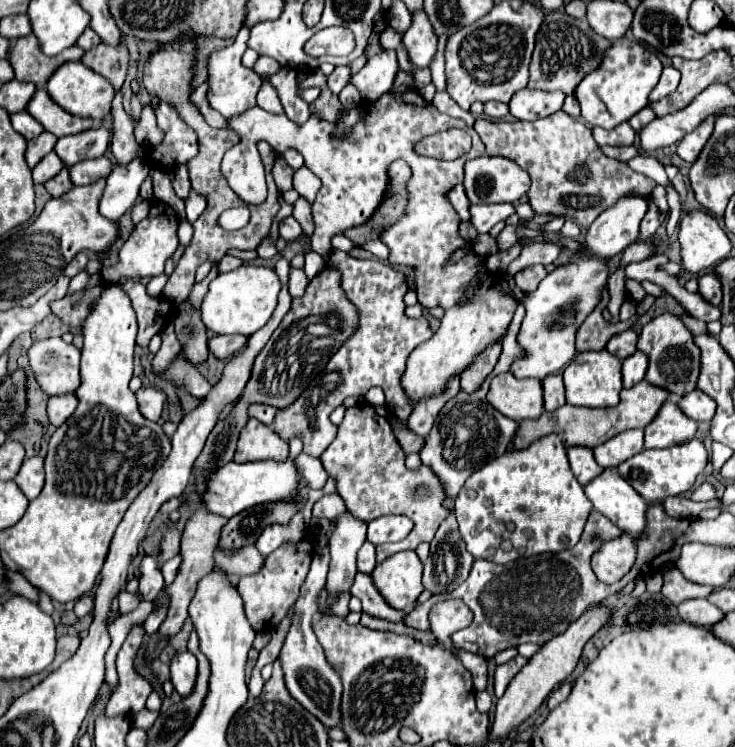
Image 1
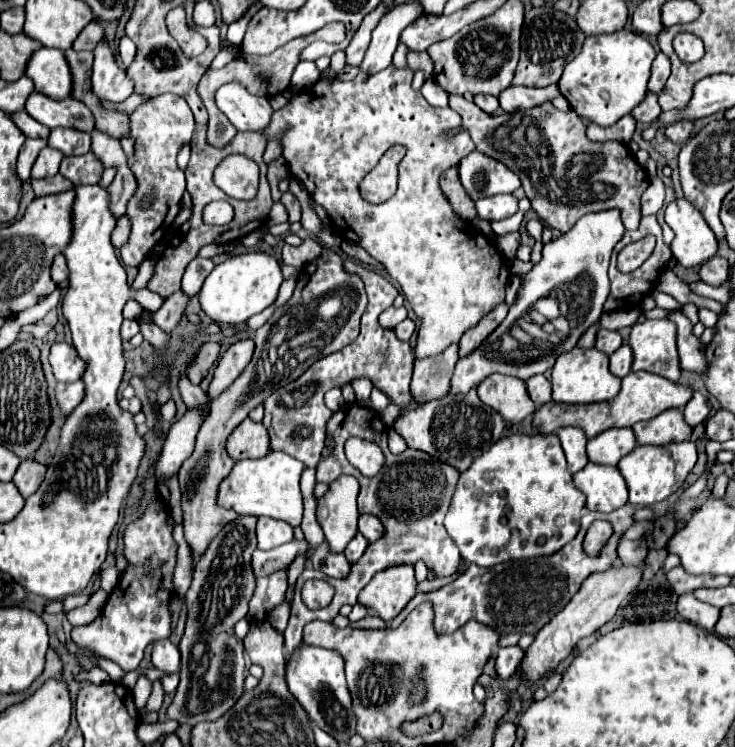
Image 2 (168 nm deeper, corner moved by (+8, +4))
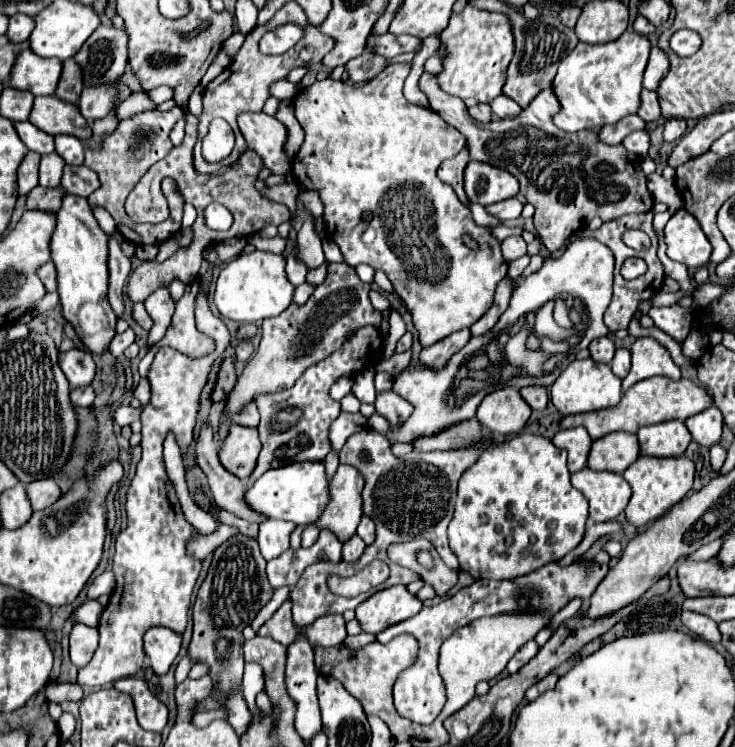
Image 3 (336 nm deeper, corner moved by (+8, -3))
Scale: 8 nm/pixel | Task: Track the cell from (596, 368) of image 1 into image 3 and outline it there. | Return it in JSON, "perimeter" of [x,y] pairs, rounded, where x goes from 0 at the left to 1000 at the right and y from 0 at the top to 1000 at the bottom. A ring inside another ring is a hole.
{"perimeter":[[[784,481],[778,483],[754,510],[748,518],[748,537],[765,556],[778,556],[778,553],[800,553],[800,550],[814,550],[833,545],[844,537],[846,531],[846,518],[844,507],[833,499],[830,489],[824,486],[811,486],[803,481]]]}

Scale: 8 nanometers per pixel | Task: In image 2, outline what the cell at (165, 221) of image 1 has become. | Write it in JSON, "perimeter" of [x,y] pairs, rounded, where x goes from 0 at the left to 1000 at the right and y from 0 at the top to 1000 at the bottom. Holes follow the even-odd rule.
{"perimeter":[[[226,124],[208,130],[201,139],[188,142],[177,153],[177,179],[166,182],[163,193],[171,198],[174,222],[188,241],[188,252],[182,262],[174,268],[171,289],[177,292],[177,321],[163,335],[169,353],[190,356],[193,348],[204,340],[207,329],[215,327],[226,311],[226,305],[237,297],[239,286],[248,276],[248,262],[253,257],[250,230],[239,220],[239,206],[248,190],[259,190],[261,185],[261,150],[250,131]],[[196,260],[210,260],[210,273],[199,281],[188,278],[188,270]]]}

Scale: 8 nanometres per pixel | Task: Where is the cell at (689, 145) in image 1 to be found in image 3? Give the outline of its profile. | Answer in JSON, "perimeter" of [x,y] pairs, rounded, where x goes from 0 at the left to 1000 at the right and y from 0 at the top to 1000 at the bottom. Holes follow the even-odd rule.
{"perimeter":[[[912,159],[903,167],[903,189],[906,191],[920,191],[922,186],[928,186],[931,178],[933,178],[933,162],[931,159]]]}

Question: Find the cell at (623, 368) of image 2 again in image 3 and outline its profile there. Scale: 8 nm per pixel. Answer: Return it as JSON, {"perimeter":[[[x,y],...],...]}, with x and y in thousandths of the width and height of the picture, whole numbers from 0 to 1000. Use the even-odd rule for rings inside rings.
{"perimeter":[[[838,467],[838,475],[835,475],[830,491],[833,491],[838,505],[849,507],[854,502],[854,494],[857,494],[857,470],[854,467]]]}

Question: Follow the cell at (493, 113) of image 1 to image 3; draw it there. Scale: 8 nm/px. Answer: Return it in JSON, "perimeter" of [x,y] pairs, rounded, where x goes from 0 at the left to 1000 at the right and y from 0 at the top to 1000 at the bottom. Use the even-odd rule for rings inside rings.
{"perimeter":[[[650,138],[650,141],[639,143],[639,154],[648,157],[650,162],[664,165],[664,162],[669,159],[669,146],[667,146],[667,141],[661,141],[661,138]]]}

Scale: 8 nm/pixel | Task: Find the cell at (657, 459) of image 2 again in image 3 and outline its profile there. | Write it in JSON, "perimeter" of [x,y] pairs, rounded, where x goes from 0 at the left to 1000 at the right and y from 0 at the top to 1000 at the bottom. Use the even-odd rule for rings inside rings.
{"perimeter":[[[933,609],[925,612],[868,612],[846,636],[854,644],[854,649],[860,652],[860,668],[852,679],[852,695],[865,703],[882,703],[887,697],[893,697],[895,692],[901,692],[909,681],[914,681],[914,676],[925,673],[931,668],[931,663],[941,655],[944,647],[944,633],[947,633],[947,620],[941,614],[936,614]]]}

